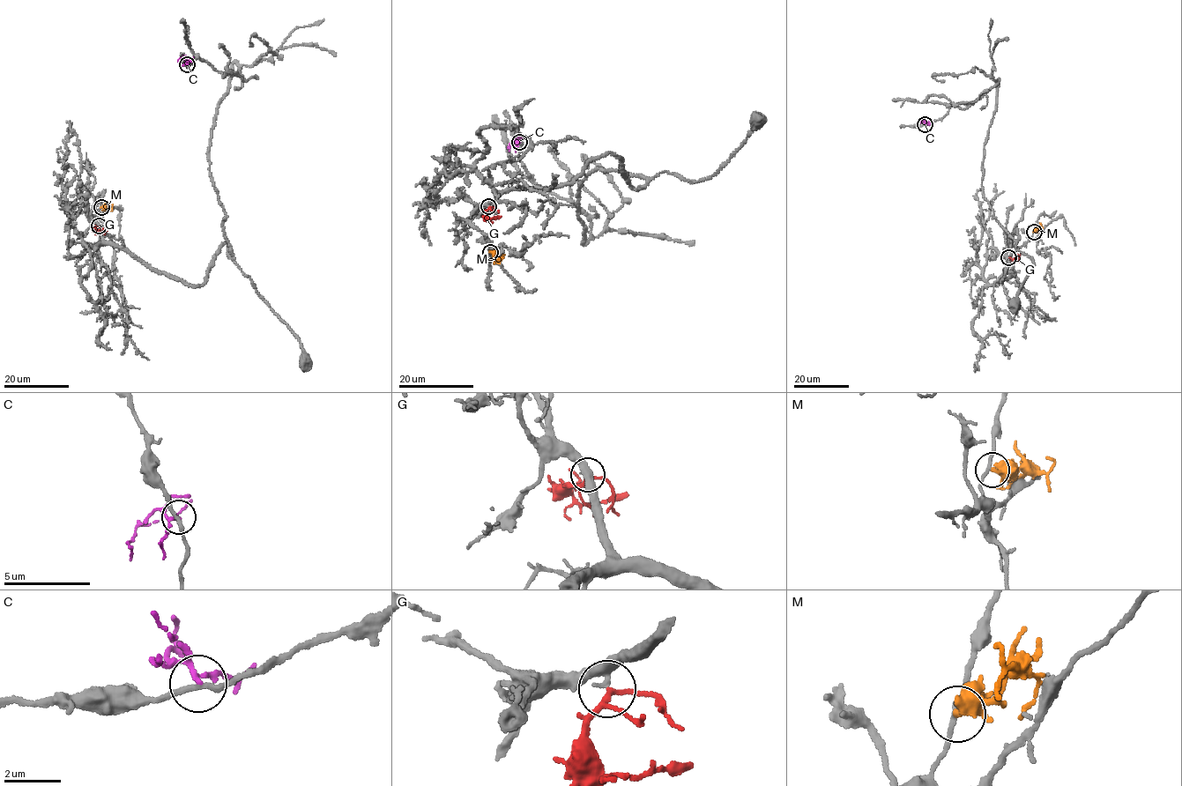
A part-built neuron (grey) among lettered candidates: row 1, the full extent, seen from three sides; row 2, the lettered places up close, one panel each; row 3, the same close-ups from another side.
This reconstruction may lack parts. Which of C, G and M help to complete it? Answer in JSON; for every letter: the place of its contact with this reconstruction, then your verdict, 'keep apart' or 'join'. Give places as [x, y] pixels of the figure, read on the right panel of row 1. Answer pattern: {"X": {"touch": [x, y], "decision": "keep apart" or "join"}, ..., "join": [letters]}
{"C": {"touch": [925, 124], "decision": "keep apart"}, "G": {"touch": [1008, 257], "decision": "join"}, "M": {"touch": [1034, 232], "decision": "keep apart"}, "join": ["G"]}

